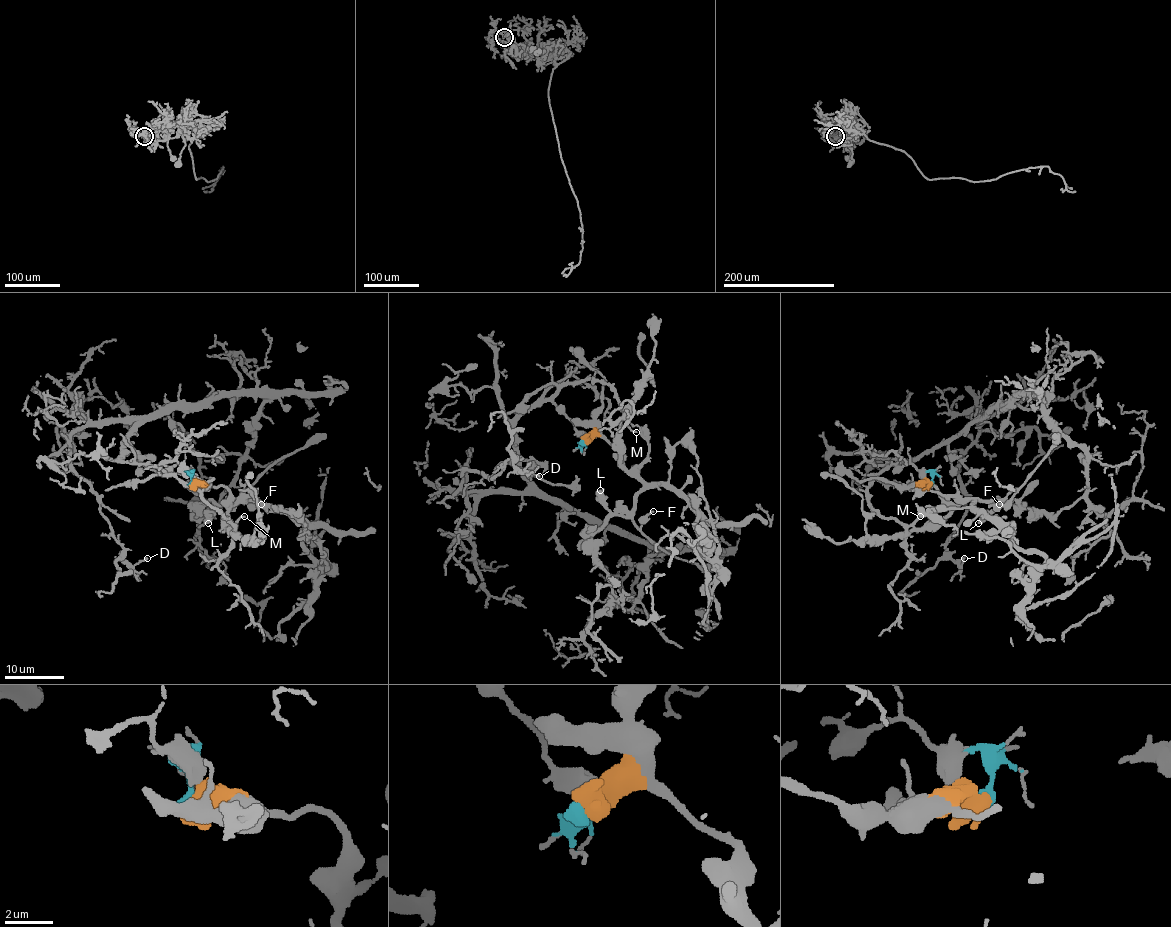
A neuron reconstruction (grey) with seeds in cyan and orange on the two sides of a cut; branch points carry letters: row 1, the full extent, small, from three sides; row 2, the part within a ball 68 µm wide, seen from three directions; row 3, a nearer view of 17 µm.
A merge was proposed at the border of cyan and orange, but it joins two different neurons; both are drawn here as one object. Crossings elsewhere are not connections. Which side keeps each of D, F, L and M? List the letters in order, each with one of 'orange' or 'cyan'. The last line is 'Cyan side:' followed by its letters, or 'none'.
D: cyan
F: orange
L: orange
M: cyan
Cyan side: D, M

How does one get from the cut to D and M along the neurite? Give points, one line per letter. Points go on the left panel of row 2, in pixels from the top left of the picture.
D: (192, 485), (180, 464), (122, 458), (134, 420), (74, 433), (69, 462), (121, 558), (147, 558)
M: (192, 485), (192, 473), (180, 464), (161, 467), (196, 489), (234, 524), (245, 516)

